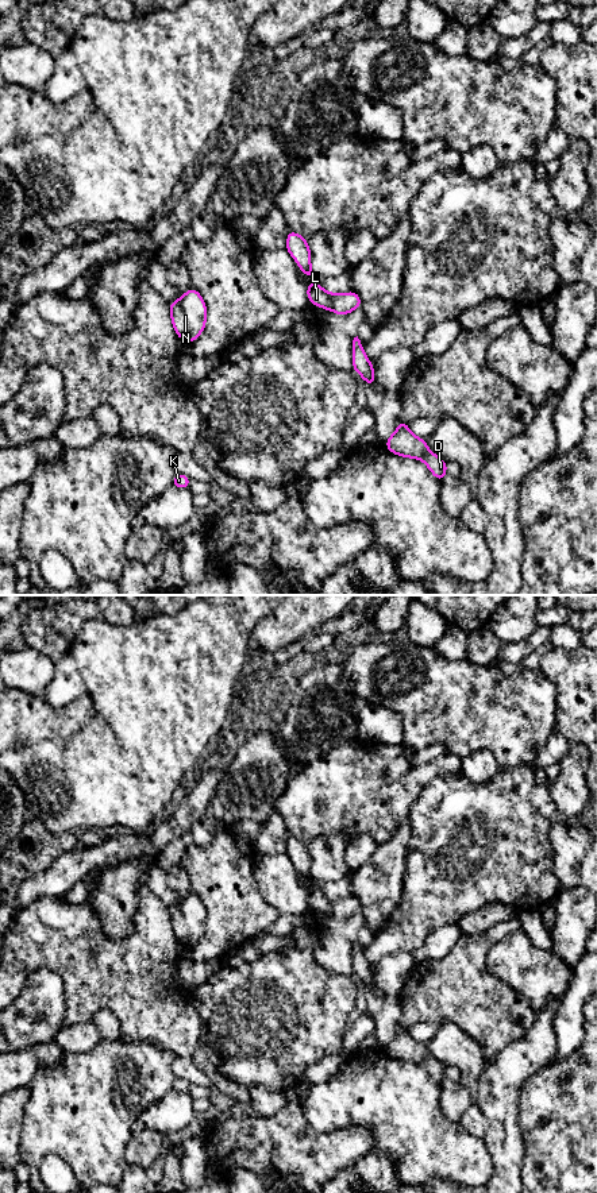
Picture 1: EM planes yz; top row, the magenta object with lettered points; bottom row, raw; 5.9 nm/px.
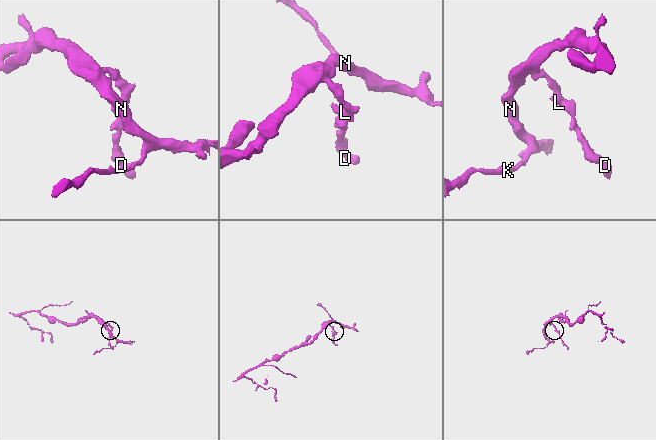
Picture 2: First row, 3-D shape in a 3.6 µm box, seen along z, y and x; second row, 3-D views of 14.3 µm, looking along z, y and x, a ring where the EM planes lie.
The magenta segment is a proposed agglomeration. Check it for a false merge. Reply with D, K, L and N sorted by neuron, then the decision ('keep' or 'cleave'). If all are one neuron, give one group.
D / K L N | cleave

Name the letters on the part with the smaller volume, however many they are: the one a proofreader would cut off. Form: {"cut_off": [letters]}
{"cut_off": ["D"]}

